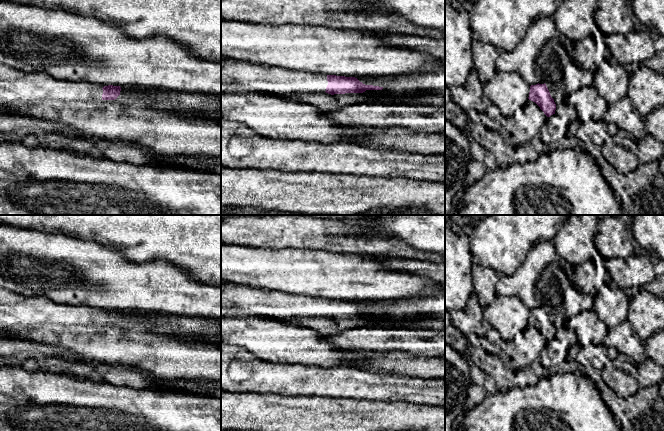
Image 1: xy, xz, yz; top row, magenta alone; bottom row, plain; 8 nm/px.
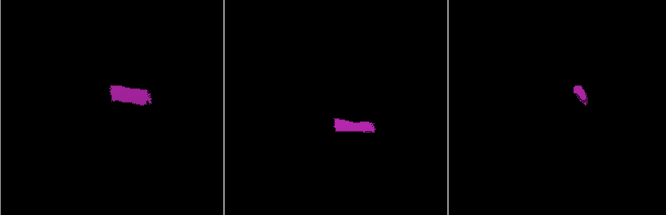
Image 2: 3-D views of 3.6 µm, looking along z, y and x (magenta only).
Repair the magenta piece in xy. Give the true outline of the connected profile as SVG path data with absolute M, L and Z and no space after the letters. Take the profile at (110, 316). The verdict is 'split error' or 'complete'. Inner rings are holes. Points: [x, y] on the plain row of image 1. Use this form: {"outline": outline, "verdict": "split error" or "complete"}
{"outline": "M0 288L0 327L14 331L40 331L45 326L60 324L115 324L120 319L120 310L103 310L84 305L59 304L47 298L25 297Z", "verdict": "split error"}

